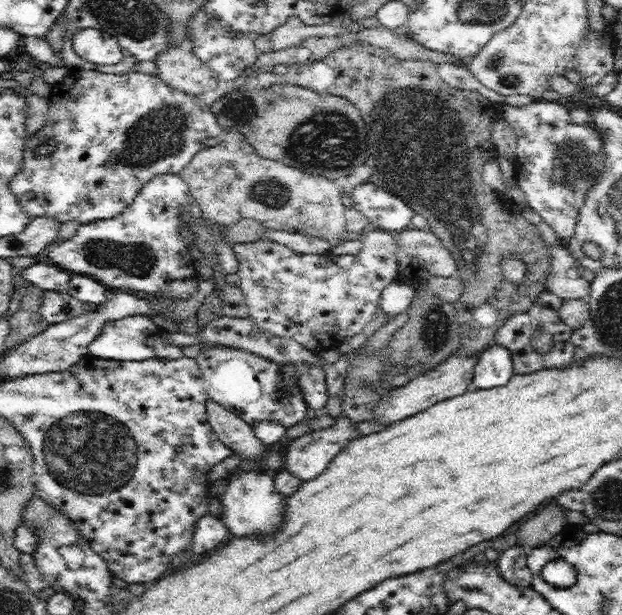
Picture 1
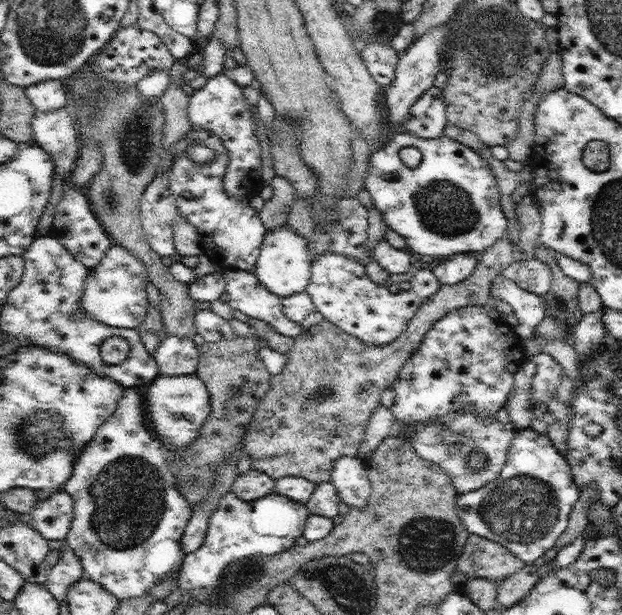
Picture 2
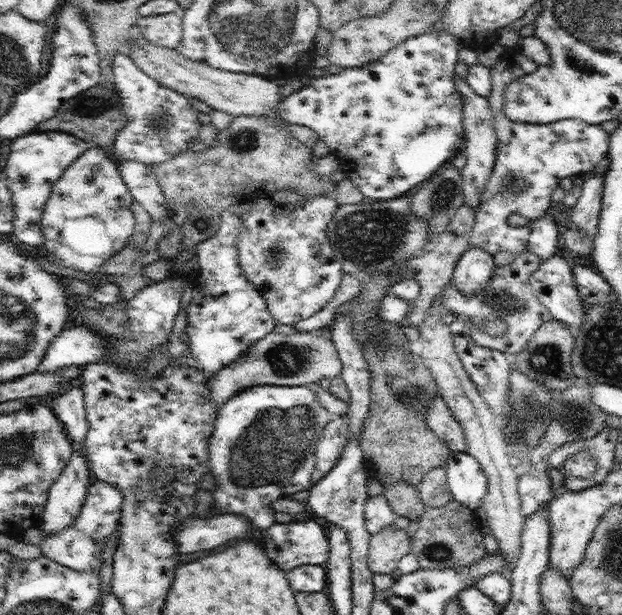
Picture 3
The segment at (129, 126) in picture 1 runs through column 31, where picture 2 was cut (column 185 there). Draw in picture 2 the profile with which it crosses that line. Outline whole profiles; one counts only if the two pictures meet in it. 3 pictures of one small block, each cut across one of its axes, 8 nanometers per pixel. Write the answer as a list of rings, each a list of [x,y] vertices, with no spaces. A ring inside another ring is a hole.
[[[194,129],[176,144],[175,151],[176,158],[168,174],[170,191],[183,218],[201,234],[202,252],[224,272],[244,270],[253,273],[266,228],[259,212],[251,208],[248,201],[235,200],[224,190],[224,175],[230,162],[228,150],[217,137],[206,130]],[[193,145],[203,145],[214,150],[216,157],[208,163],[192,161],[188,150]]]

